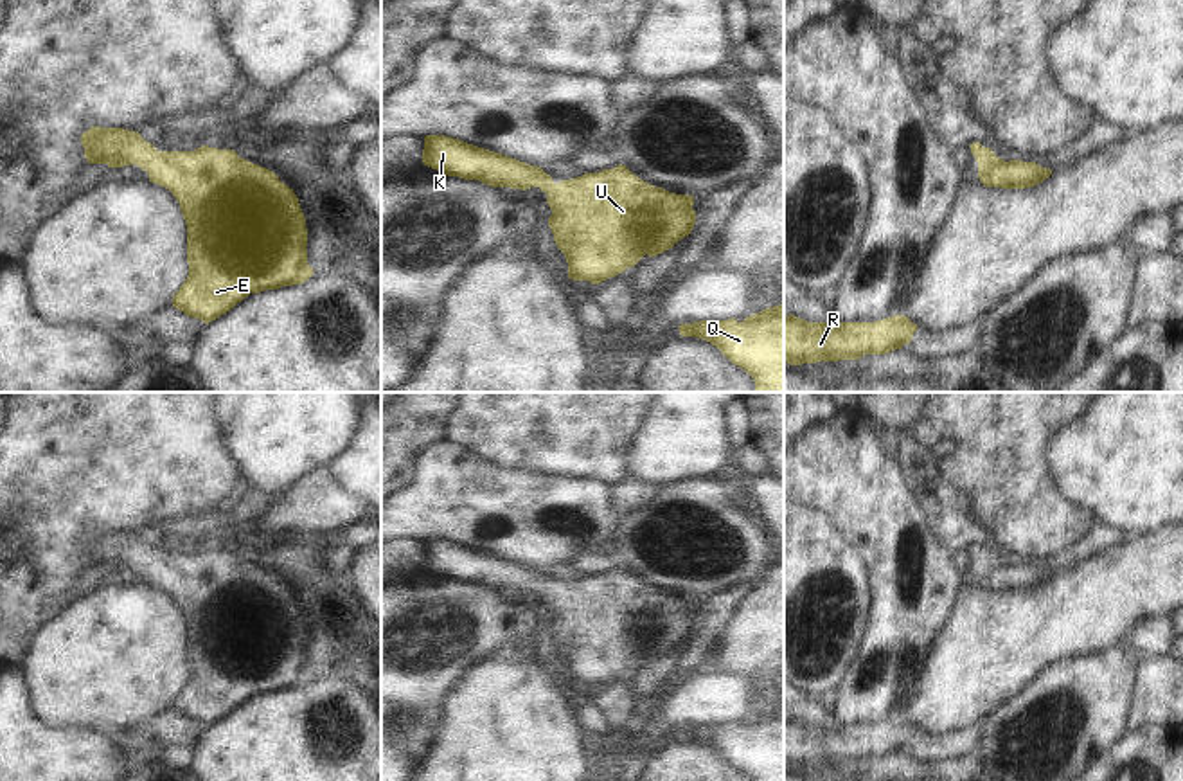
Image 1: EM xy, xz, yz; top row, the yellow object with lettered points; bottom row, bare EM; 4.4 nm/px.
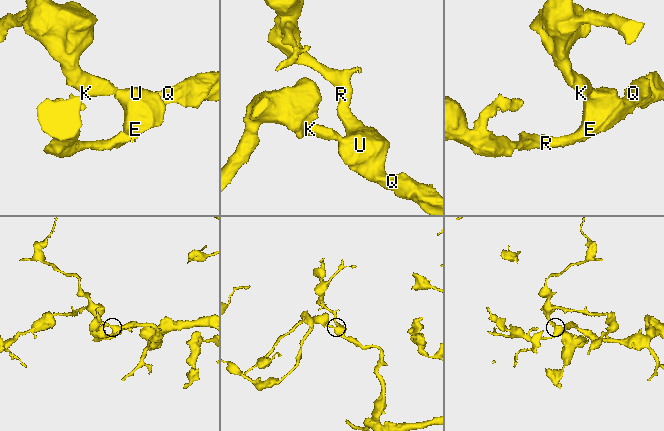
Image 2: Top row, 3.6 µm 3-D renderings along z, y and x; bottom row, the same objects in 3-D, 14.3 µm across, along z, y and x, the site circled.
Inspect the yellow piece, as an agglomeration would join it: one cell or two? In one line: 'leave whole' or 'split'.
leave whole

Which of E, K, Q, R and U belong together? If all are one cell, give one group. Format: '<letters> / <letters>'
E K Q R U

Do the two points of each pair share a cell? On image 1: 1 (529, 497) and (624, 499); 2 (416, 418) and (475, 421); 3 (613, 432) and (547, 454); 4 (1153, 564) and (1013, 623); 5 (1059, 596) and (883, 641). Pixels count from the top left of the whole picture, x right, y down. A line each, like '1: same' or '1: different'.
1: different
2: different
3: same
4: same
5: different

